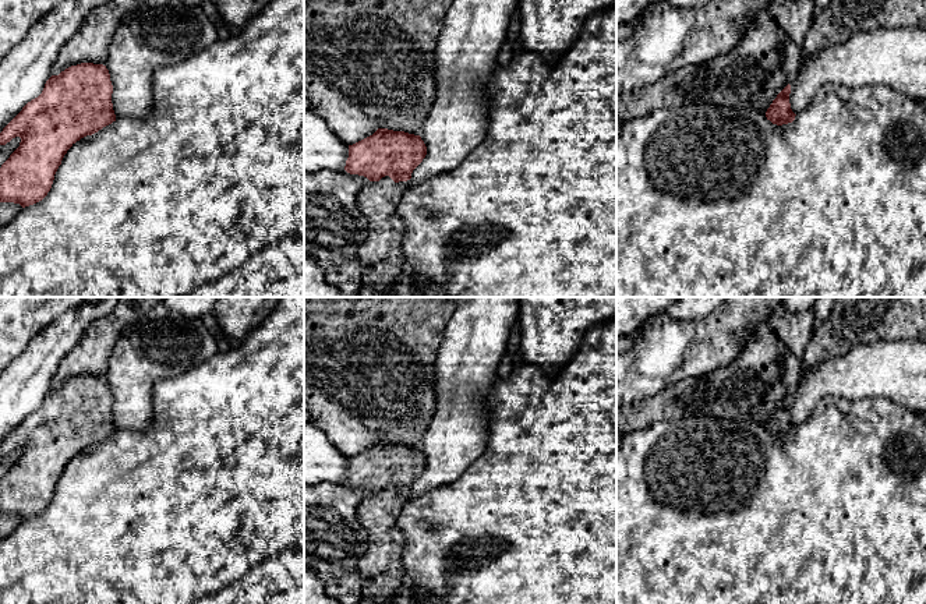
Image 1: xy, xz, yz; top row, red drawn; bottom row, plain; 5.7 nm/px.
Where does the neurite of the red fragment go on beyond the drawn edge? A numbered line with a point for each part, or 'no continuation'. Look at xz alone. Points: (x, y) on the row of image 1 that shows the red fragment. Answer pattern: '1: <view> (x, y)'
1: xz (381, 257)

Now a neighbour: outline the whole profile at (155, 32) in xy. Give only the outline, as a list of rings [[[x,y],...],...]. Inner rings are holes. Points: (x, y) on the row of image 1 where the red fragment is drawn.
[[[179,0],[137,3],[123,18],[109,49],[106,68],[113,85],[112,103],[116,119],[142,119],[153,107],[152,75],[165,64],[184,61],[218,40],[218,25],[201,6]]]

